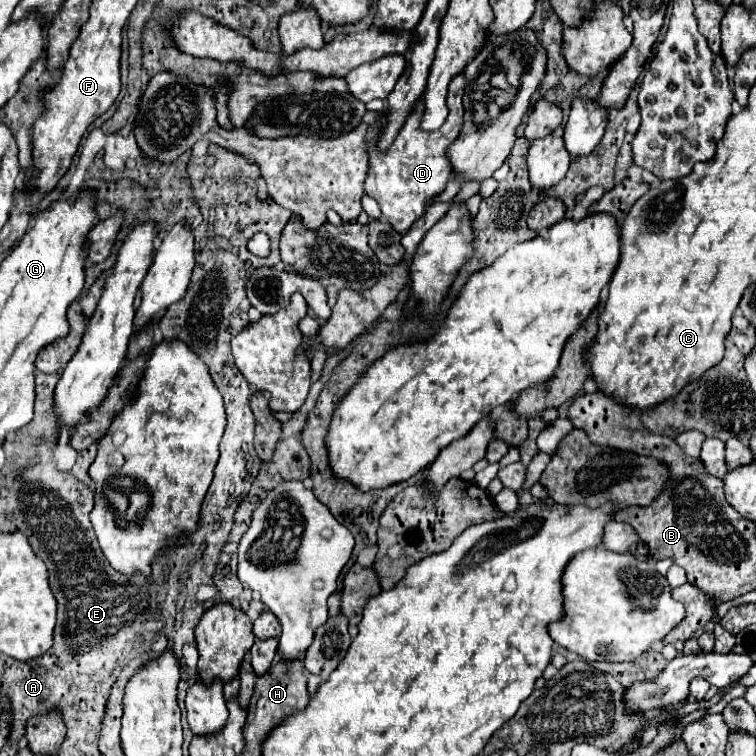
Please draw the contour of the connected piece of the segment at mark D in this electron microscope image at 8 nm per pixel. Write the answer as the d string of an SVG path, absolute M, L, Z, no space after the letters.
M462 73L450 81L450 89L448 89L448 97L446 97L446 105L448 105L450 113L448 113L448 119L444 121L444 125L436 131L420 129L420 121L424 115L424 103L422 103L422 99L418 99L414 103L410 115L406 117L402 129L398 131L394 143L386 151L378 151L378 137L380 137L382 121L376 121L372 125L372 131L366 133L366 147L368 147L370 159L368 159L368 175L364 181L364 193L368 197L376 199L378 207L382 209L384 221L388 221L402 235L414 225L414 221L418 221L424 215L426 203L444 191L444 187L452 175L452 165L448 165L446 149L450 147L450 143L456 141L456 137L462 129L464 85L466 85L466 79Z

